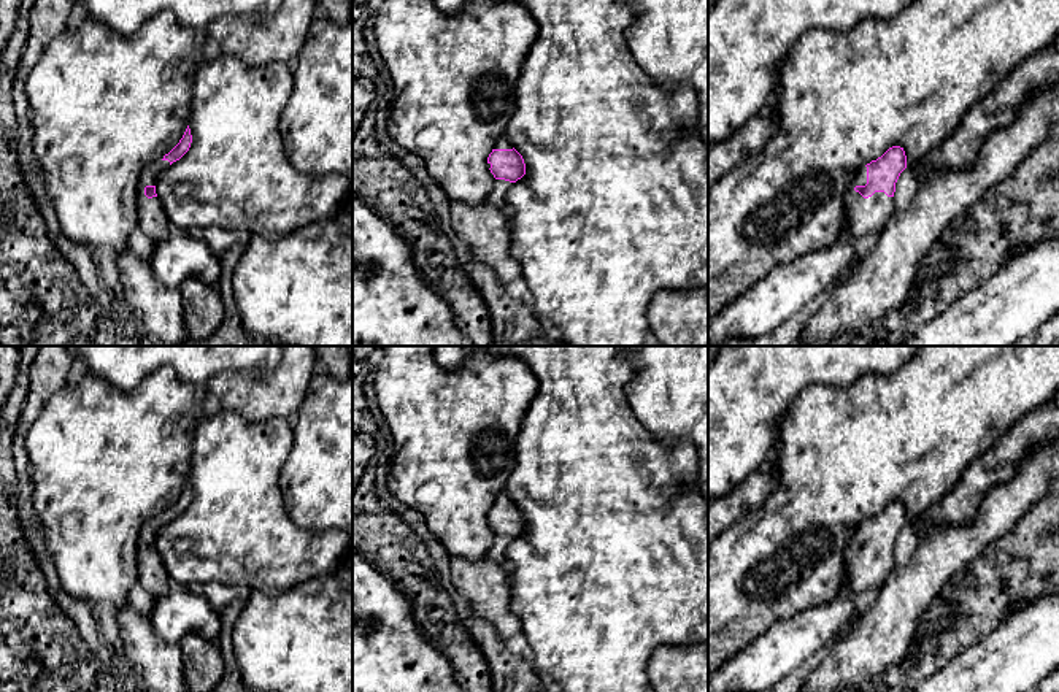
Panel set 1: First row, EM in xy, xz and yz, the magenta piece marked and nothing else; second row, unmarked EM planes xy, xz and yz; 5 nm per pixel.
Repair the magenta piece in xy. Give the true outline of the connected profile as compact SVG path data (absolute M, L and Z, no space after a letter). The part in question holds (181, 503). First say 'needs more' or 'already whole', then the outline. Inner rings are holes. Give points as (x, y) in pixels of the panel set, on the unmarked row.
needs more; M187 481L179 498L164 511L162 516L152 517L140 530L137 563L138 563L138 584L148 592L162 597L170 594L171 578L164 567L162 557L156 549L157 532L179 516L191 503L192 490Z

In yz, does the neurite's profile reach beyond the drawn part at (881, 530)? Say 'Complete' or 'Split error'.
Split error

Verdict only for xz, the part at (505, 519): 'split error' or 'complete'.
split error

